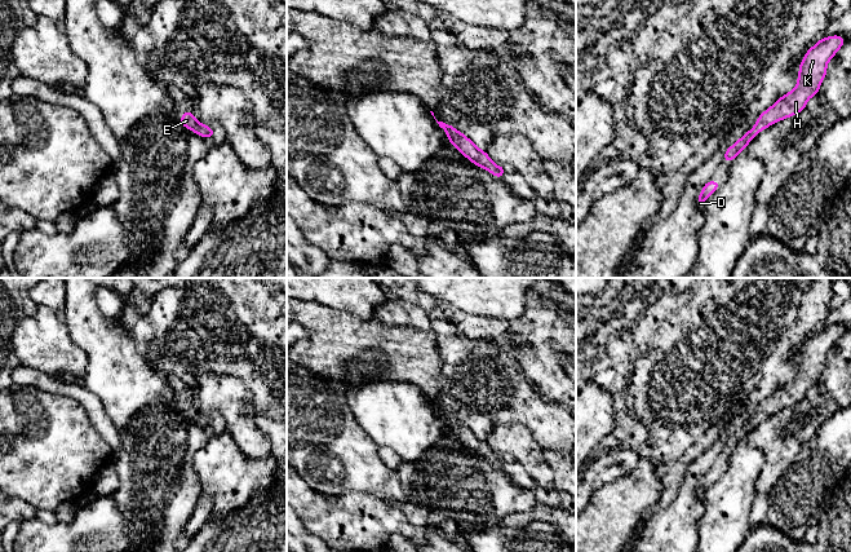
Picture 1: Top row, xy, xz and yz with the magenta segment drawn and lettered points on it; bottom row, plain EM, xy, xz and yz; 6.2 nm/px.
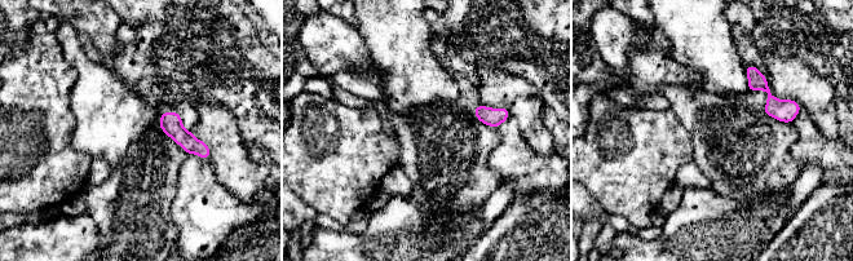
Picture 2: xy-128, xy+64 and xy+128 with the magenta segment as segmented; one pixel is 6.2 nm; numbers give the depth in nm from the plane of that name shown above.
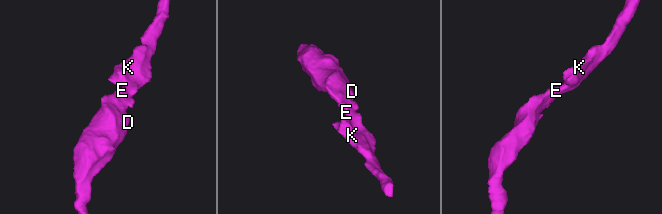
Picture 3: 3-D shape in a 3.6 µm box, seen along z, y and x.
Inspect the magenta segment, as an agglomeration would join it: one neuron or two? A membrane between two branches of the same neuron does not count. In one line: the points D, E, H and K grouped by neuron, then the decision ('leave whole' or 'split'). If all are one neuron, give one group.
D E H K; leave whole

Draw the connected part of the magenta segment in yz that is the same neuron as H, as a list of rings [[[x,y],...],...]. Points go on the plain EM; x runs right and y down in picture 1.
[[[839,324],[817,330],[817,332],[806,341],[799,353],[795,377],[780,387],[771,397],[763,401],[754,416],[726,440],[723,450],[727,452],[732,451],[743,440],[745,440],[757,423],[783,409],[803,401],[807,390],[819,383],[821,371],[826,366],[828,352],[845,332],[846,328]]]

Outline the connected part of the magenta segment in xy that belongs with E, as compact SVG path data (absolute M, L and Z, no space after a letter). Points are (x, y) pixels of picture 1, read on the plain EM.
M185 401L182 403L182 406L179 407L179 412L195 421L198 425L201 425L201 427L205 427L205 428L212 428L212 425L216 423L214 419L212 419L210 416L205 415L205 414L200 414L198 410L196 410L196 406L190 402L190 401Z

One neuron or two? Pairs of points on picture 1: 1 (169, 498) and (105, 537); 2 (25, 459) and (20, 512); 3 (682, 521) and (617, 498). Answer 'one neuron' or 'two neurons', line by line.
1: two neurons
2: two neurons
3: two neurons

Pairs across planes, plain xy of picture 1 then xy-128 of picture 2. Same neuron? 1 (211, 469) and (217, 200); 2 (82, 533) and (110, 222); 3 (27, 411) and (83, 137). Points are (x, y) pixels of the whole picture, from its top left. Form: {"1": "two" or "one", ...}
{"1": "one", "2": "two", "3": "two"}

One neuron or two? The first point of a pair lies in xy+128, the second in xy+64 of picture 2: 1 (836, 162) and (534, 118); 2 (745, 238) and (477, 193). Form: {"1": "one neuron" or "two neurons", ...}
{"1": "two neurons", "2": "two neurons"}

